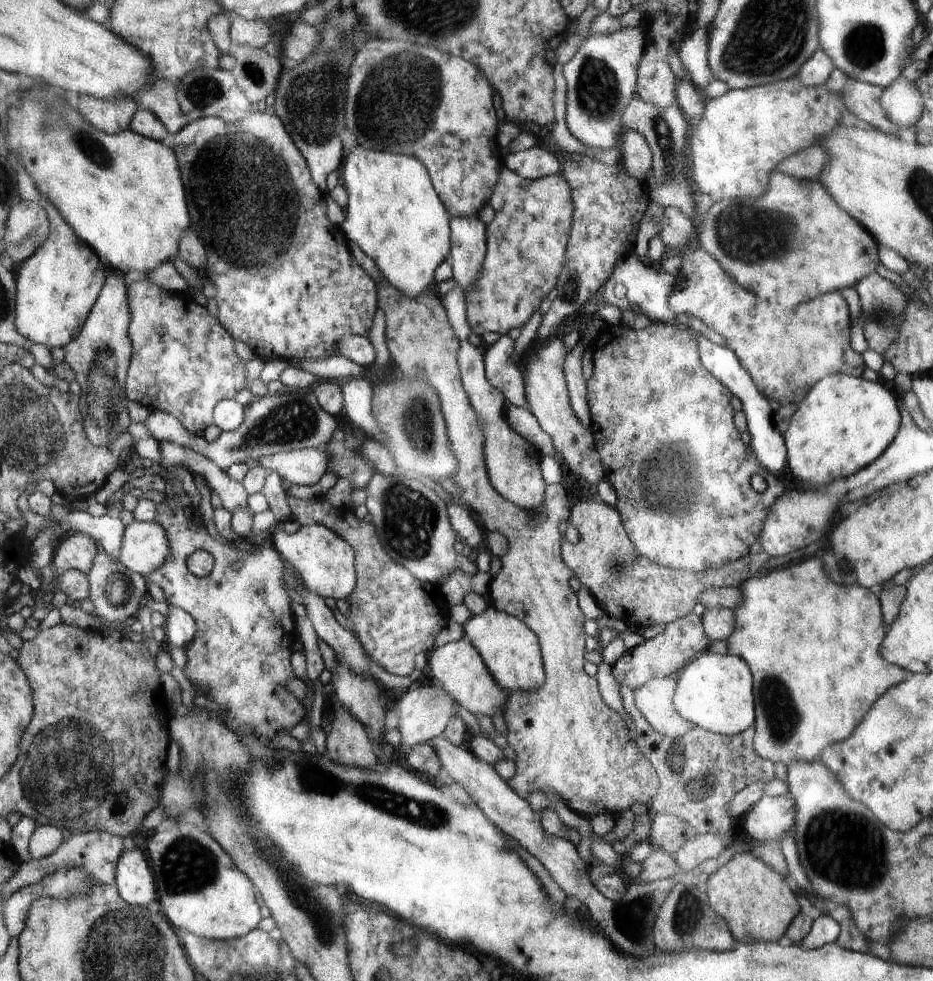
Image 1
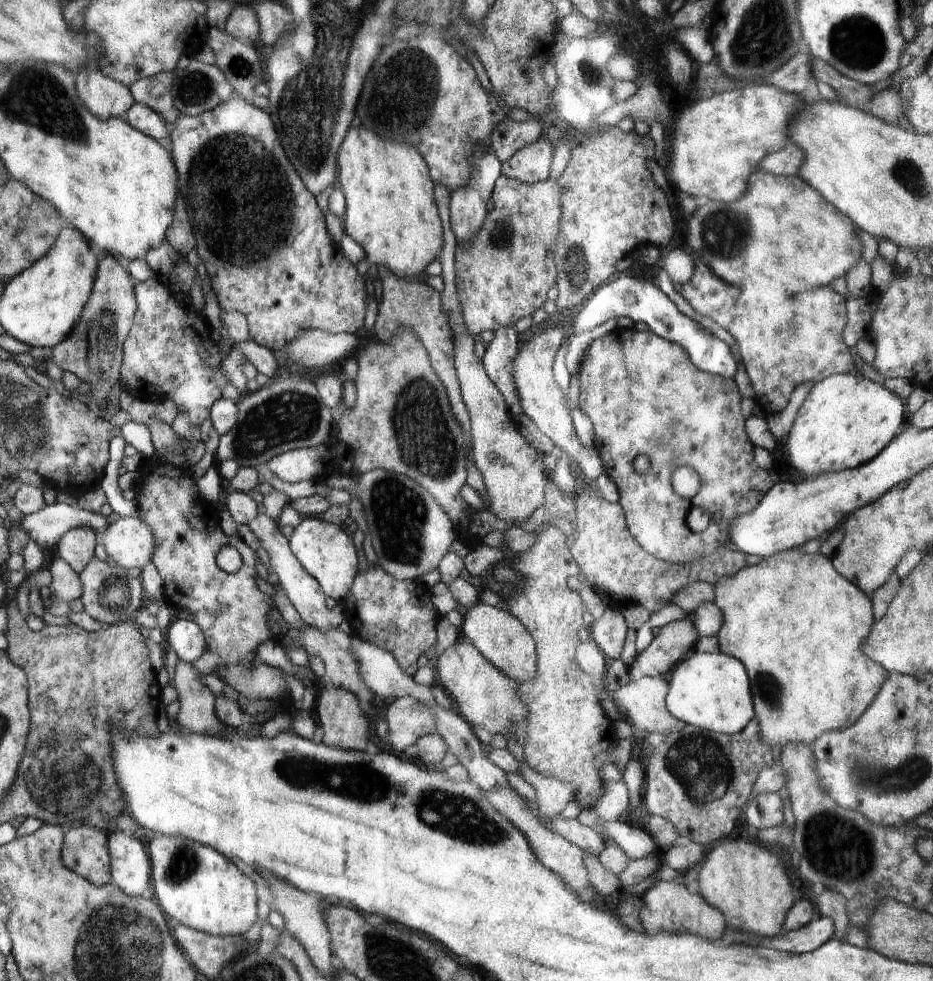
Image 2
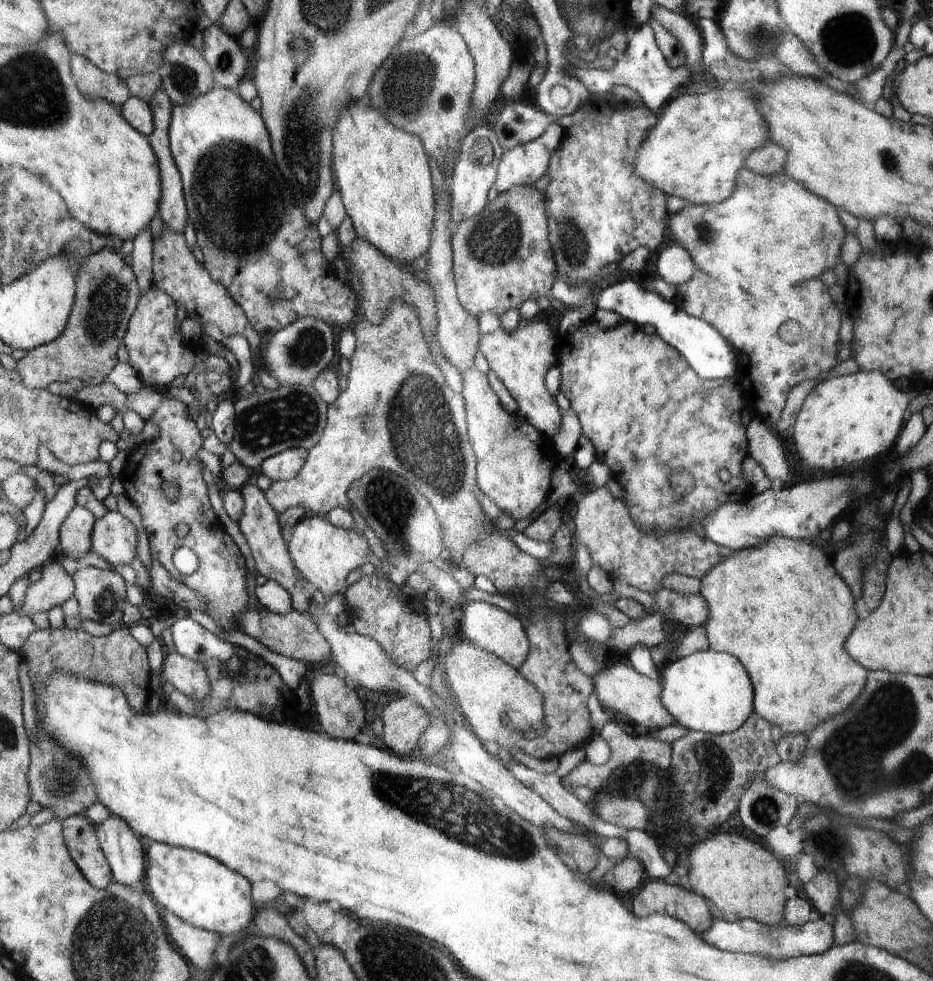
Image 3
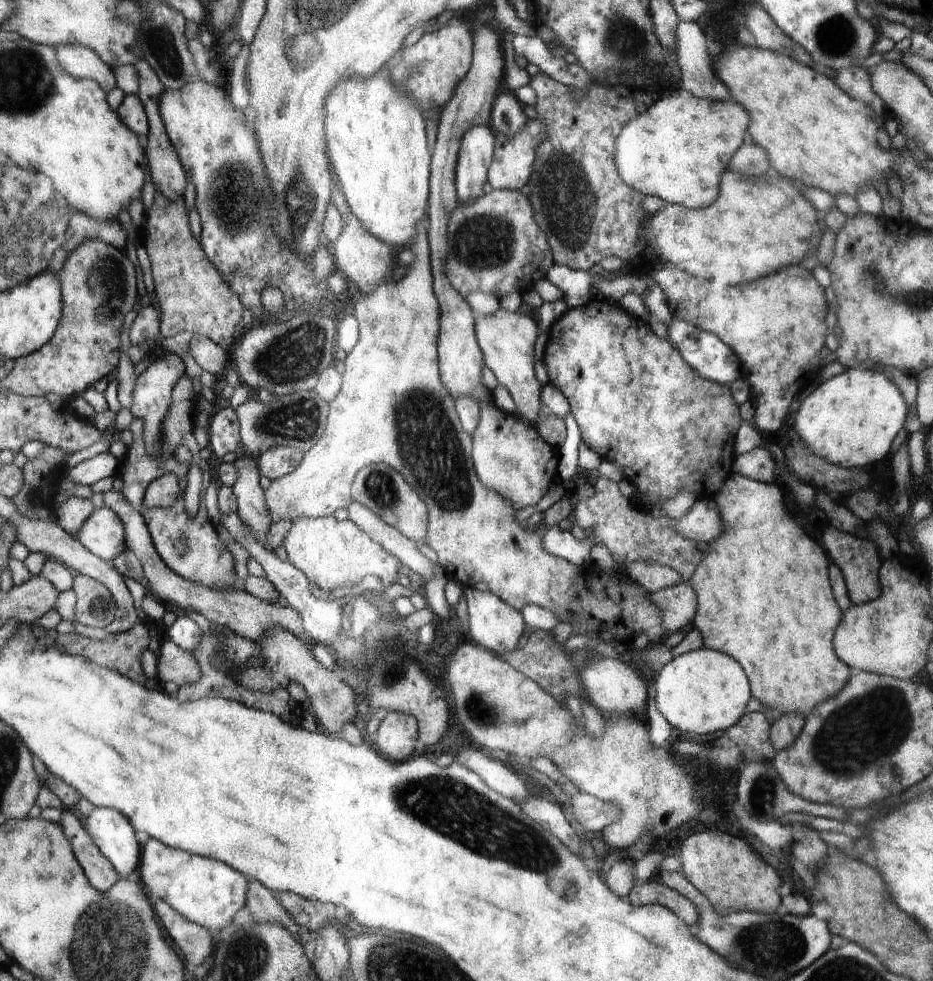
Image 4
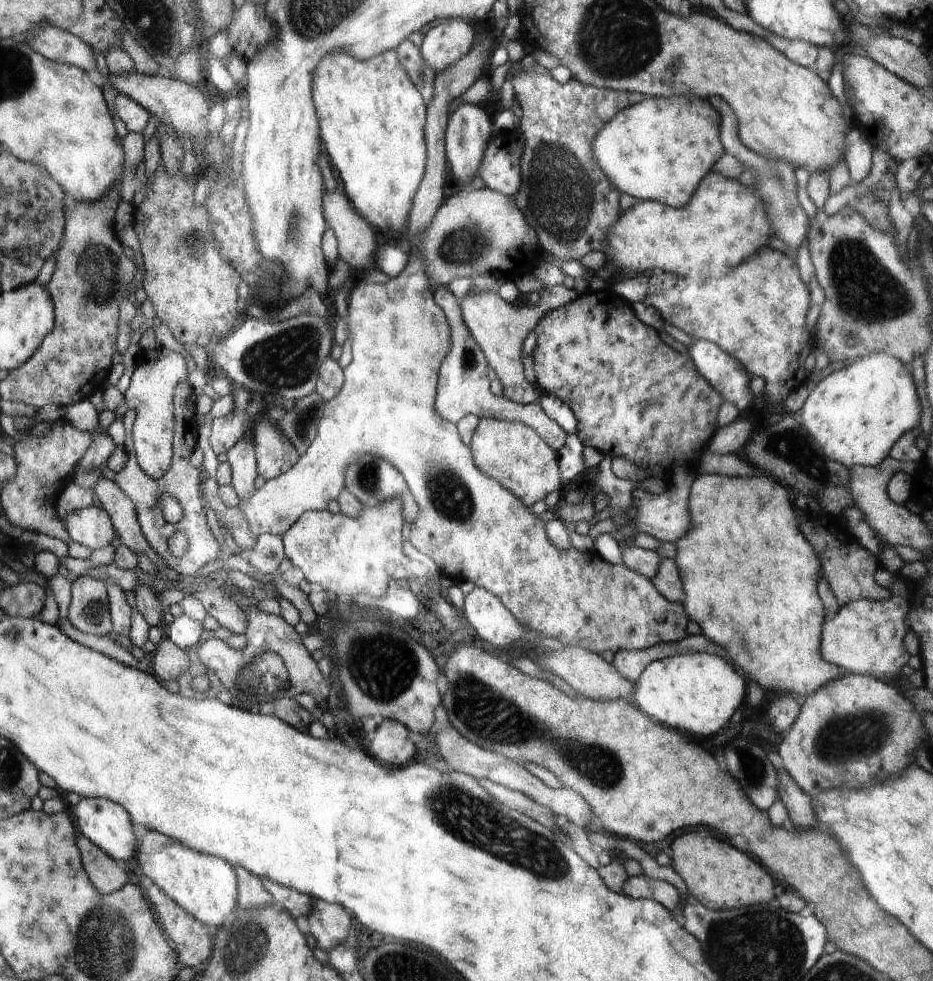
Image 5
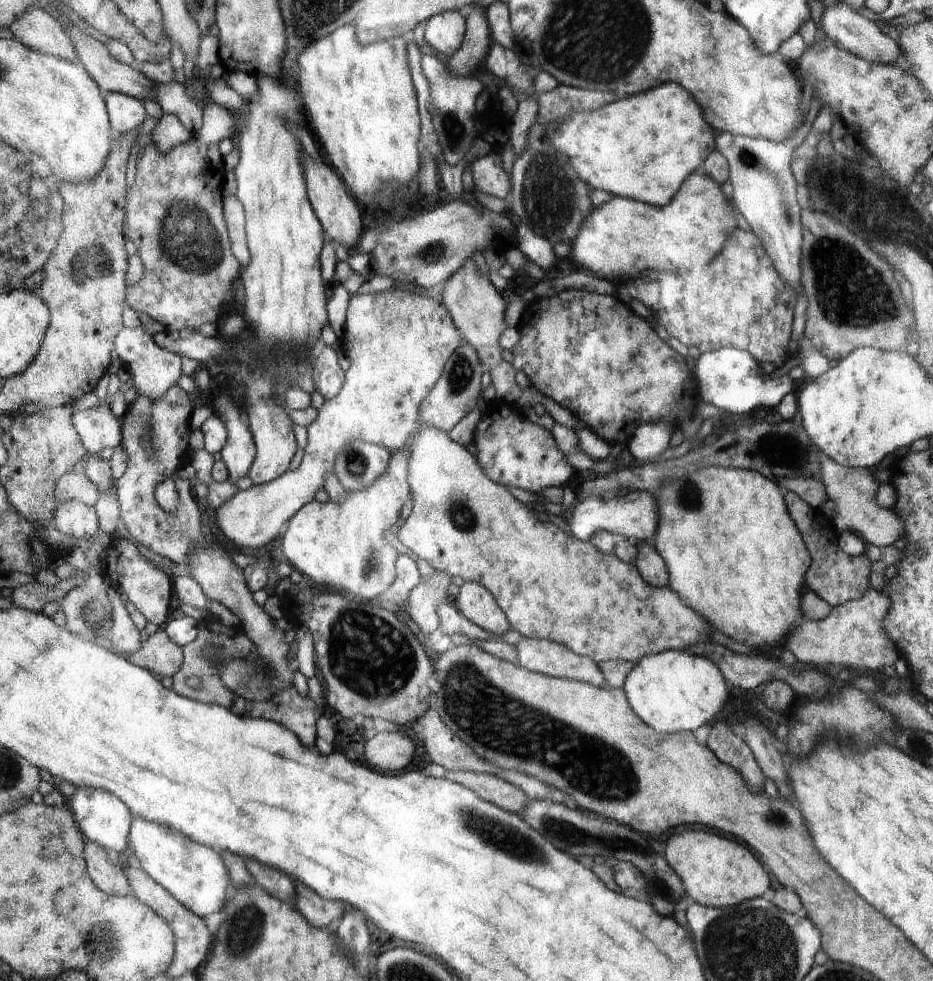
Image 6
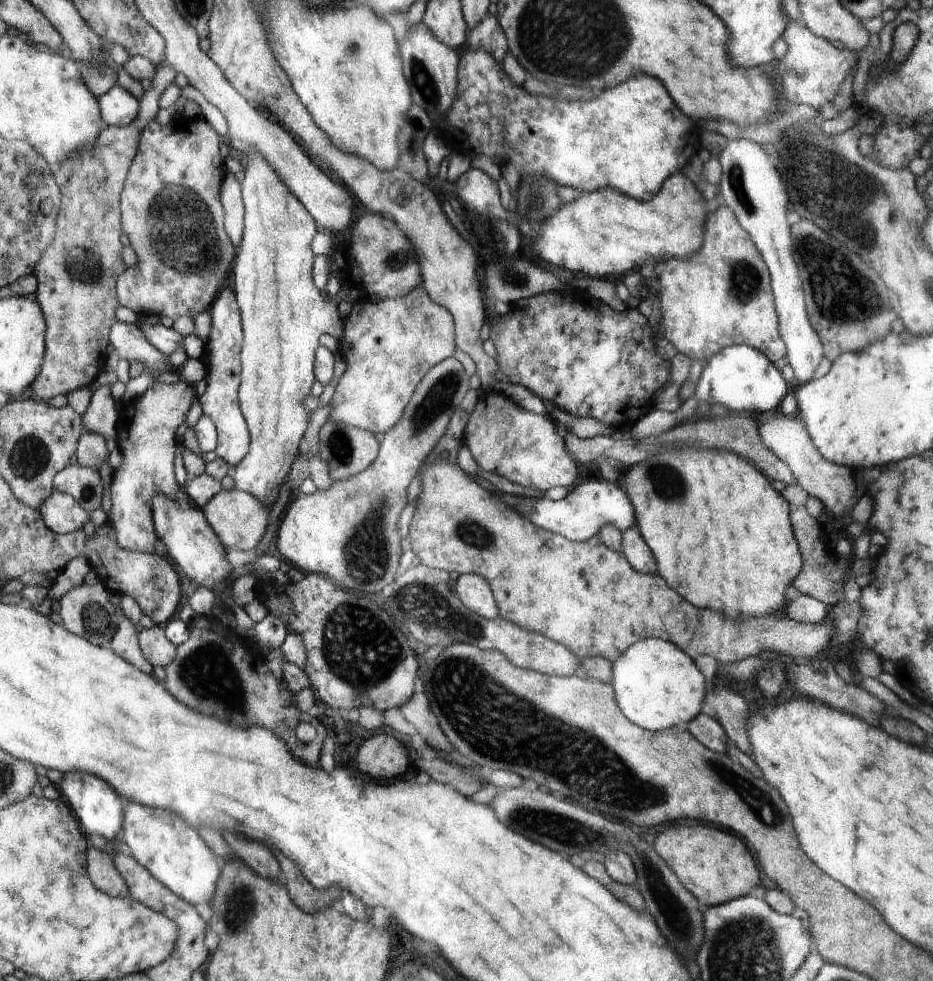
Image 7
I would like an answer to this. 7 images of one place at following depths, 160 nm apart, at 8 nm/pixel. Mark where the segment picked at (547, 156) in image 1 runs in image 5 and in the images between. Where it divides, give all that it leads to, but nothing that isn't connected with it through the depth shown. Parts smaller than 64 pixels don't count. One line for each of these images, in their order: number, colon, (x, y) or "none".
2: (531, 163)
3: (527, 163)
4: (513, 157)
5: (500, 169)

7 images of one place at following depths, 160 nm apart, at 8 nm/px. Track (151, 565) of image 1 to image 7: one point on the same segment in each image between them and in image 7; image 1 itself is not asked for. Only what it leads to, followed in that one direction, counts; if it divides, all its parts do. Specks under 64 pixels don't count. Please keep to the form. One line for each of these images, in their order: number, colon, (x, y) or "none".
2: (129, 541)
3: (114, 538)
4: (103, 533)
5: (92, 527)
6: (73, 517)
7: (62, 514)

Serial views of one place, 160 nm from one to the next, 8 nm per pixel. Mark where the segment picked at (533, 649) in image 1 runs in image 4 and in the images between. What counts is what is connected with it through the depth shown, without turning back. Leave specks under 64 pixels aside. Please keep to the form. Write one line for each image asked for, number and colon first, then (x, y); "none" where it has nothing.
2: (501, 638)
3: (491, 628)
4: (492, 624)

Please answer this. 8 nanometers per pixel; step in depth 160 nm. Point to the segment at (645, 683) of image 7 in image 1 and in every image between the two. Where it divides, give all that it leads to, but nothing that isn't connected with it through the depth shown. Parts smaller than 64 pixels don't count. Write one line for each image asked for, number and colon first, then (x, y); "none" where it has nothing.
1: (714, 691)
2: (711, 691)
3: (706, 691)
4: (703, 691)
5: (698, 693)
6: (673, 690)

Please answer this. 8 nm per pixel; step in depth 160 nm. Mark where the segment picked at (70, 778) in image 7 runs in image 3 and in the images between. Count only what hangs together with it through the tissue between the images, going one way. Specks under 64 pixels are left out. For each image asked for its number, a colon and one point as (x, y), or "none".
3: (124, 853)
4: (112, 832)
5: (105, 823)
6: (105, 819)

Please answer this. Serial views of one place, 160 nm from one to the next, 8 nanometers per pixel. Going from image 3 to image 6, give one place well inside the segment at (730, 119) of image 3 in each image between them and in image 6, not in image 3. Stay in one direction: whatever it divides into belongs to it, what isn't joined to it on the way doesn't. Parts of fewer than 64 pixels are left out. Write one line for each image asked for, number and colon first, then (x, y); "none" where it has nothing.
4: (678, 149)
5: (659, 149)
6: (642, 147)

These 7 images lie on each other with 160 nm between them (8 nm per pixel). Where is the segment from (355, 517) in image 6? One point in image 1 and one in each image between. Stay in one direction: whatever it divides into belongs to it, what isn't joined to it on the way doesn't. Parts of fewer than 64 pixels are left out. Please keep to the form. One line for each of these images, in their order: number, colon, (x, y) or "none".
1: (324, 562)
2: (328, 553)
3: (324, 554)
4: (331, 554)
5: (346, 556)

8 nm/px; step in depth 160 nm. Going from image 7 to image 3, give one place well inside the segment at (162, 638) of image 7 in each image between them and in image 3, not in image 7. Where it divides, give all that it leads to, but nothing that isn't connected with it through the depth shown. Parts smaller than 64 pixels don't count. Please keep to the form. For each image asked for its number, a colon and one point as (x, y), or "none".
3: (188, 677)
4: (178, 665)
5: (168, 662)
6: (160, 654)

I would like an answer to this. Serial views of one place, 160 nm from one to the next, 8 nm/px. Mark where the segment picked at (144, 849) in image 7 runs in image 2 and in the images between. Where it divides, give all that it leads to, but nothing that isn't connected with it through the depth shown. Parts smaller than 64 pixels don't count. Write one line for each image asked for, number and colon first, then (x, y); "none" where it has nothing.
2: (200, 888)
3: (201, 890)
4: (208, 892)
5: (206, 887)
6: (192, 872)

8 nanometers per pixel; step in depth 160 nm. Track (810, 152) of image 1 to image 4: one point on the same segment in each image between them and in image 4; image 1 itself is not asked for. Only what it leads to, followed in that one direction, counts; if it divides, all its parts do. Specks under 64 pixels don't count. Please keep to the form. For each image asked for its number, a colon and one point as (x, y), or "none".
2: (787, 161)
3: (770, 159)
4: (750, 160)

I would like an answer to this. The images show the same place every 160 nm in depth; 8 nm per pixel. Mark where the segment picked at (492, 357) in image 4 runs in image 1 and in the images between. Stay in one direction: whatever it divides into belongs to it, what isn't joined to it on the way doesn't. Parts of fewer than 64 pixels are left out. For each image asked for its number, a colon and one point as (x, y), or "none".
1: (546, 388)
2: (541, 399)
3: (521, 359)

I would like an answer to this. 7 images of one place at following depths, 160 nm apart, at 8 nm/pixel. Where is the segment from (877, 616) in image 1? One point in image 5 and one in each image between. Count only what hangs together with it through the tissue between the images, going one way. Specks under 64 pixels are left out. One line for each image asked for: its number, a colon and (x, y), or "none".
2: (797, 626)
3: (781, 609)
4: (764, 589)
5: (755, 595)

